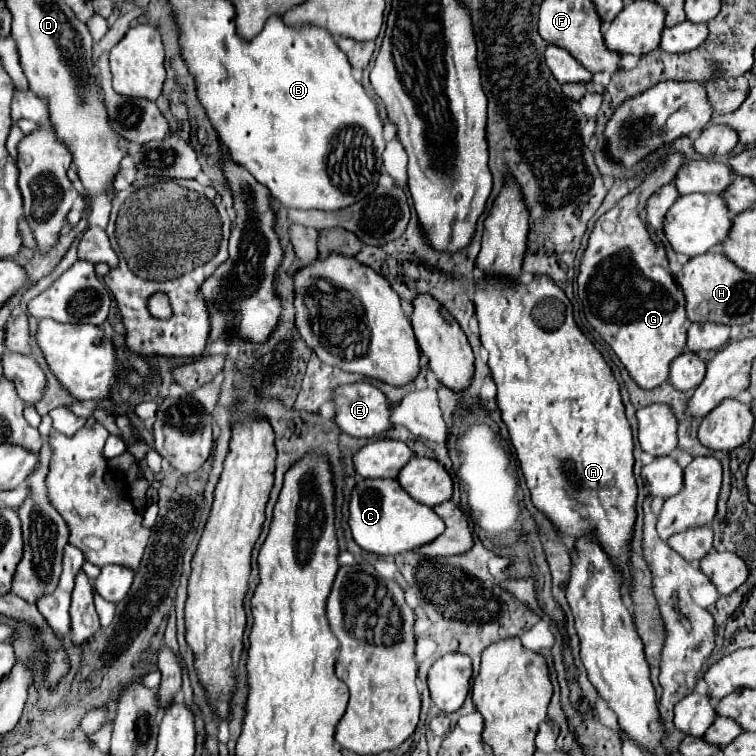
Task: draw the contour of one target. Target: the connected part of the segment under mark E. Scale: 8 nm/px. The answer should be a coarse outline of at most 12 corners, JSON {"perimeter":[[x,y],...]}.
{"perimeter":[[367,381],[333,391],[335,423],[351,437],[391,427],[385,395]]}

